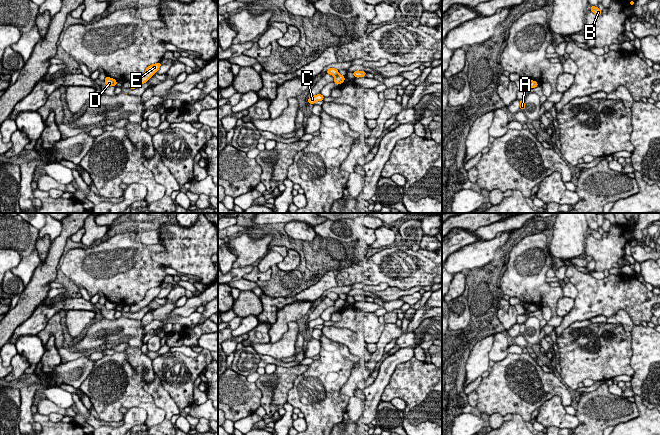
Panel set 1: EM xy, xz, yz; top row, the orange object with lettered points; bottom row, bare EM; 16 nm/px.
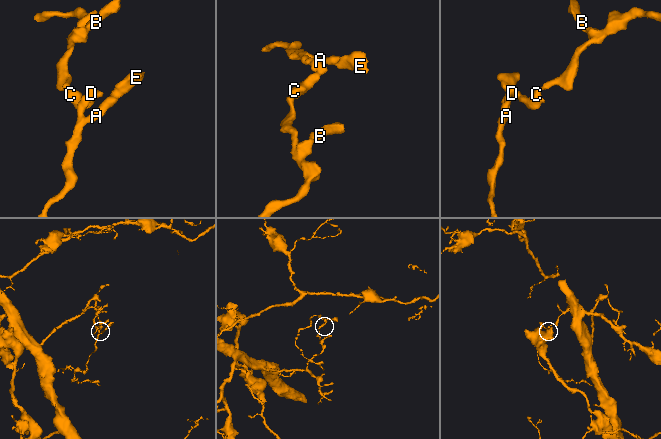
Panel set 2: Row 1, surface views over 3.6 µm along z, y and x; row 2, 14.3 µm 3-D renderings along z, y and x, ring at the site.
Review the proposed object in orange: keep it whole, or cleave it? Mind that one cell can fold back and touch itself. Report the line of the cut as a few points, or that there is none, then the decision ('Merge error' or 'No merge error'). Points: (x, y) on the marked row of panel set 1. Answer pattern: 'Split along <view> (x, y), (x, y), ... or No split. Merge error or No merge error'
Split along xz (338, 73), (335, 77). Merge error

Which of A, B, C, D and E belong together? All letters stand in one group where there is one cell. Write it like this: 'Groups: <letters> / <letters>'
Groups: A D E / B C

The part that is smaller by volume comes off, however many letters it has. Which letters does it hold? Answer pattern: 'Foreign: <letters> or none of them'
Foreign: A, D, E

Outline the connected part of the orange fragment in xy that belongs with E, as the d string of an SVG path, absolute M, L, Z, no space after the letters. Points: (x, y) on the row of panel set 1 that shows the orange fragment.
M159 62L148 66L143 76L130 81L129 88L135 89L140 85L146 83L155 73L157 73L161 65L162 64Z

